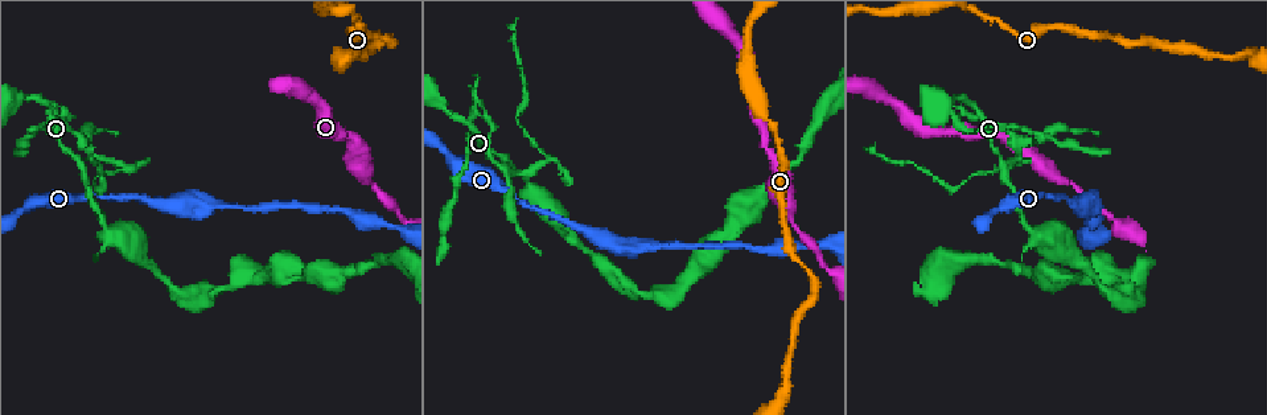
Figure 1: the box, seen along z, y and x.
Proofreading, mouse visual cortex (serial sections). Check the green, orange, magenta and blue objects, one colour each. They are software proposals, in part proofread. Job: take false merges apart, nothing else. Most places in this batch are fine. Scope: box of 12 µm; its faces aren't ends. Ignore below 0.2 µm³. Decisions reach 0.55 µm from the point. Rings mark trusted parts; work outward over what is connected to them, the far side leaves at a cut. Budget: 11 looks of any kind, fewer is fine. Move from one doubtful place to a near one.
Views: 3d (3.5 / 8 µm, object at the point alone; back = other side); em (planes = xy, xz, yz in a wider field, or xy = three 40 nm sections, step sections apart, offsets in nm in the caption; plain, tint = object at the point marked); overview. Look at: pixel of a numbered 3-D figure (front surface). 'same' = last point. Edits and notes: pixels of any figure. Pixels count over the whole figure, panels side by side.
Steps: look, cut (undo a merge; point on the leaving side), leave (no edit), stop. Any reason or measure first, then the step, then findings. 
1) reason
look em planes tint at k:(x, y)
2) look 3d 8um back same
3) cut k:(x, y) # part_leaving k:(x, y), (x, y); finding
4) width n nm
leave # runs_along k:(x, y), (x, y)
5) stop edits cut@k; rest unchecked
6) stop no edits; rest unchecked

a narrow waist
look 3d 8um at 1:(1072, 182)

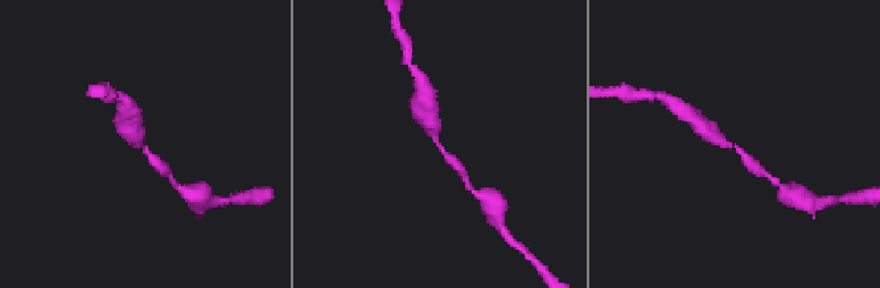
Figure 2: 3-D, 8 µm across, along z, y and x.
zoom in
look 3d 3.5um at 2:(733, 145)

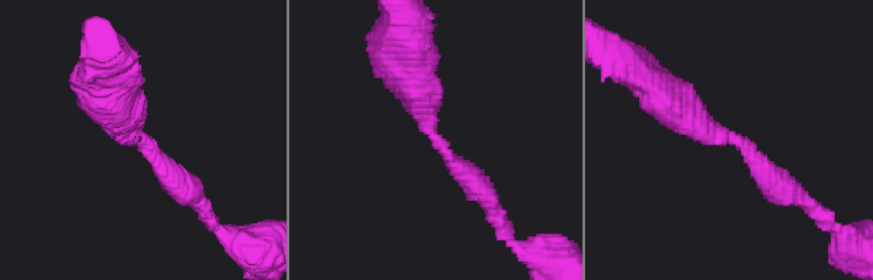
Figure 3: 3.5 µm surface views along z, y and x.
arm_widths 300, 450 nm
leave # runs_along 3:(671, 103), (732, 135), (793, 192); all the same cell

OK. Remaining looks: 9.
a narrow waist
look 3d 3.5um back at 1:(381, 39)

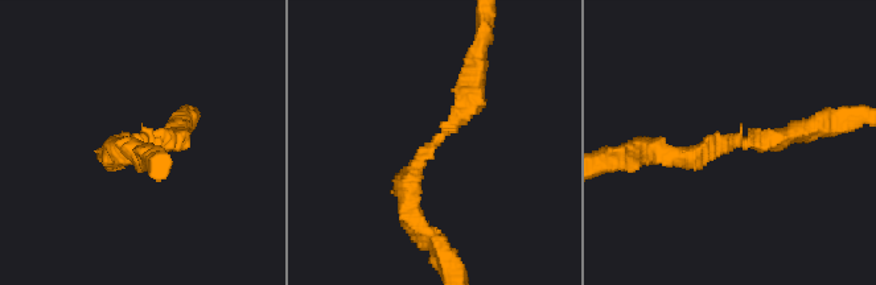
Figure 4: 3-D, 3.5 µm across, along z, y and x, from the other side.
arm_widths 250, 250 nm; now the EM
look em planes tint at 4:(739, 144)

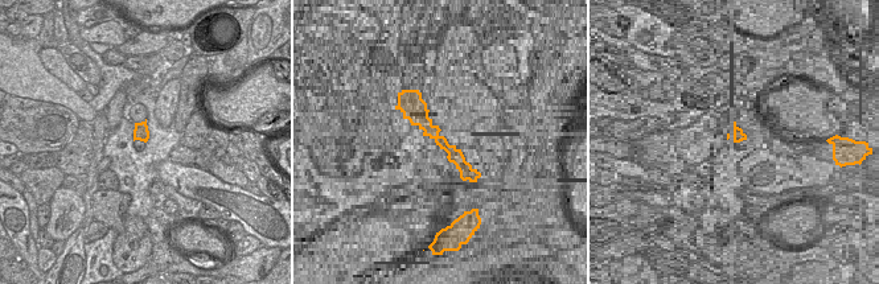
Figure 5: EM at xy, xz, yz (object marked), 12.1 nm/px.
cut it another way
look em xy step 3 tint same

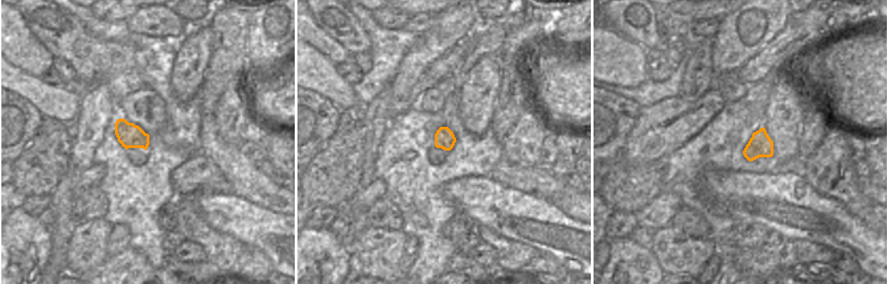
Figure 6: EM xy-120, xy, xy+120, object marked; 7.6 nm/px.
leave # one cell here

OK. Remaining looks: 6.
sudden change in width
look 3d 3.5um at 1:(954, 100)

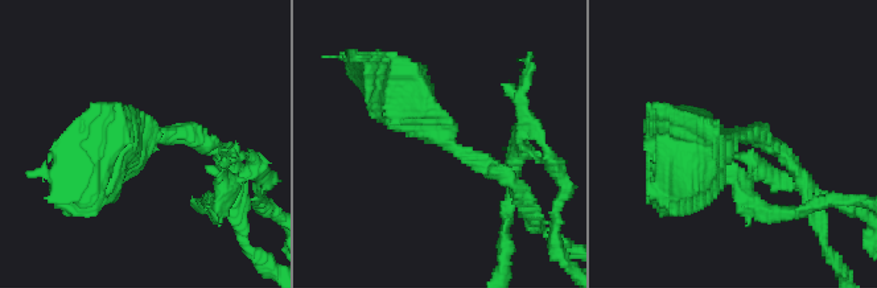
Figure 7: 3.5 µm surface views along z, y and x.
leave # runs_along 7:(521, 192), (402, 105), (398, 83); continuous, no second cell

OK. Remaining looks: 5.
sudden change in width
look 3d 3.5um at 1:(132, 249)

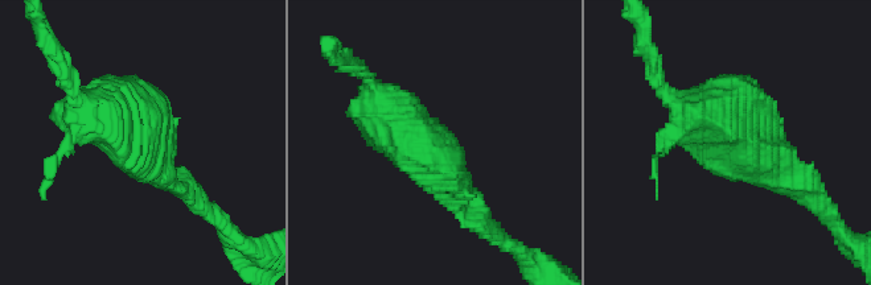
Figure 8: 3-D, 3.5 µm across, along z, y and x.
look em xy step 3 tint at 8:(140, 149)

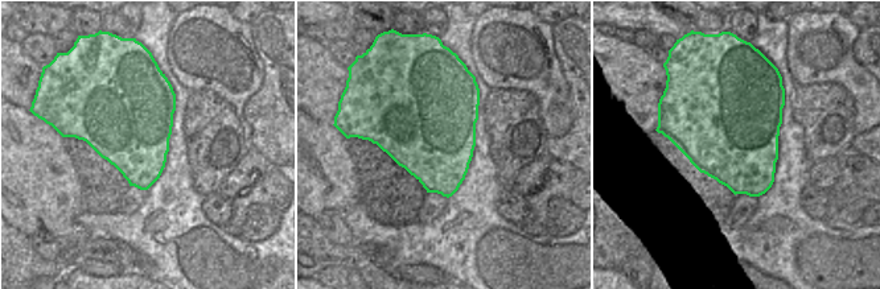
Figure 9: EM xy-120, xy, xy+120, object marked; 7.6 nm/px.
leave # continuous, no second cell

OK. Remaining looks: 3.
stop no edits; rest unchecked

